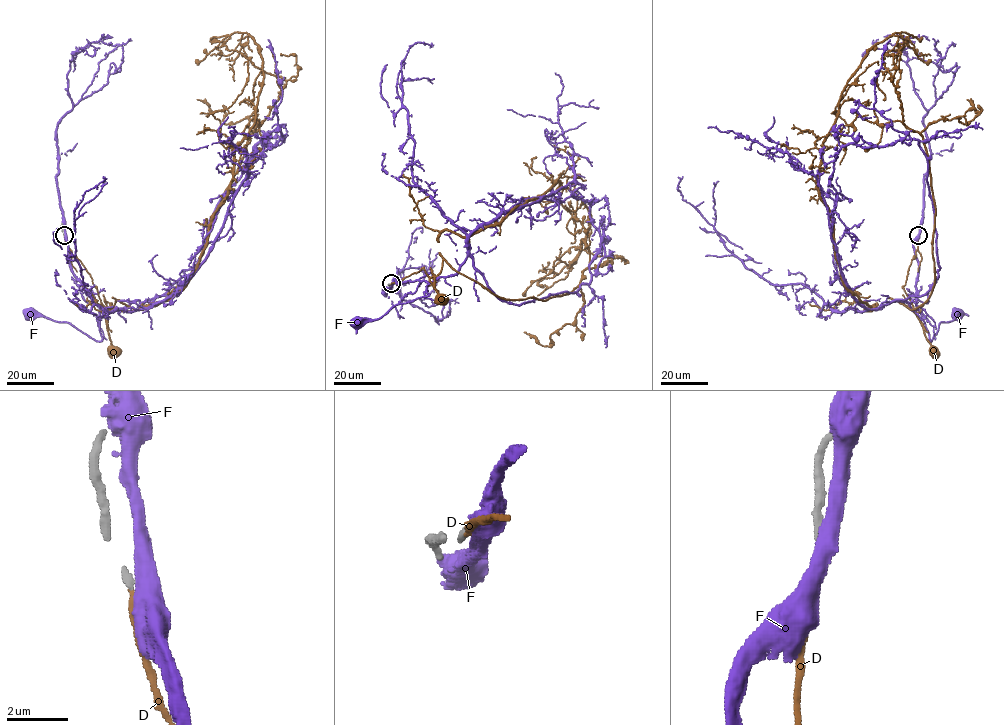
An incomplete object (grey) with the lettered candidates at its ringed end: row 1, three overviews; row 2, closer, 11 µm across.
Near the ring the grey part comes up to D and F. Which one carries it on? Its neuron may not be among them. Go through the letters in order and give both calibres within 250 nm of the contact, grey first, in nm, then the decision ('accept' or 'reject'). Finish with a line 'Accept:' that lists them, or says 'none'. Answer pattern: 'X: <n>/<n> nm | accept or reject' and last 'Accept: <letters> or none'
D: 220/200 nm | reject
F: 220/550 nm | reject
Accept: none

